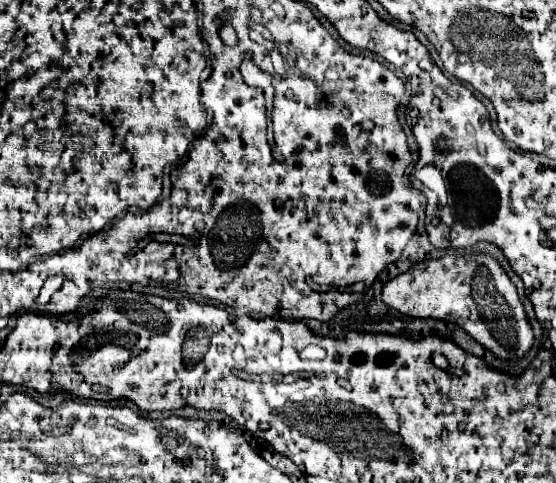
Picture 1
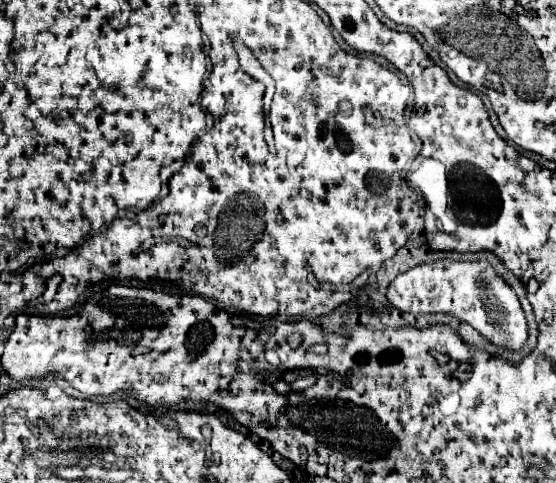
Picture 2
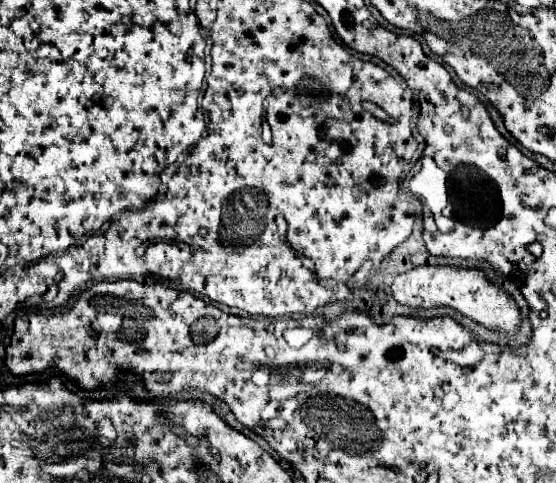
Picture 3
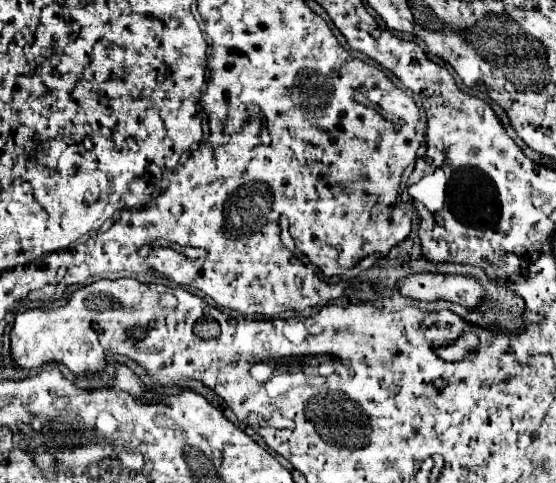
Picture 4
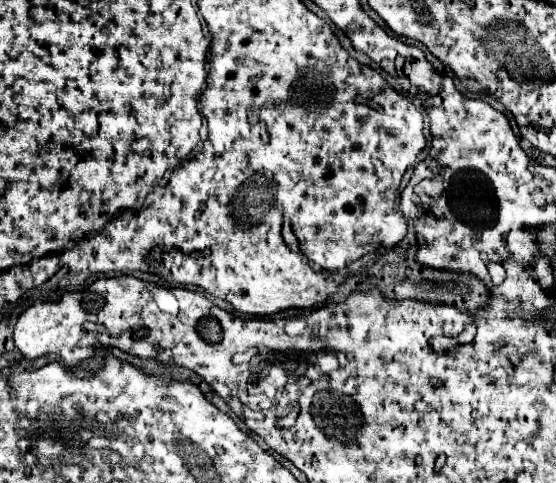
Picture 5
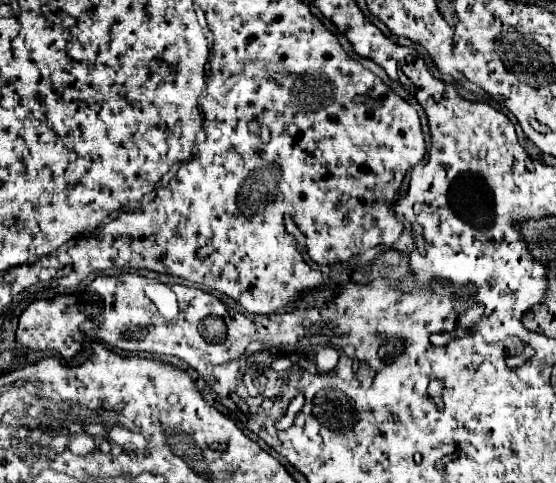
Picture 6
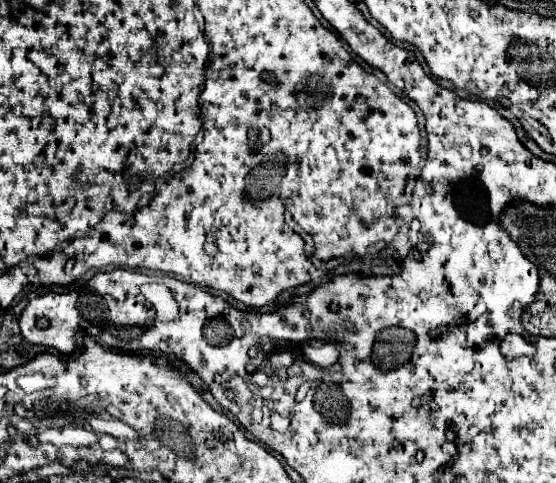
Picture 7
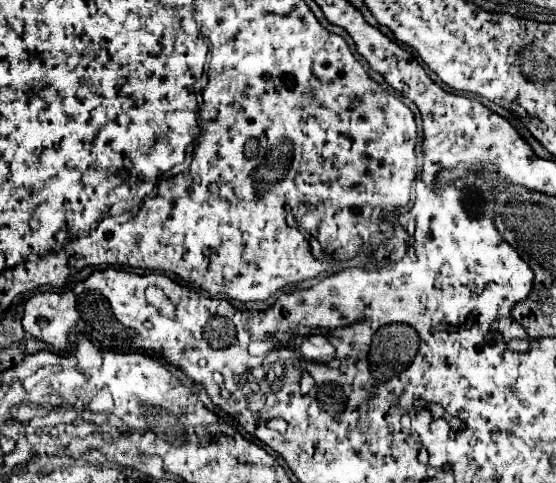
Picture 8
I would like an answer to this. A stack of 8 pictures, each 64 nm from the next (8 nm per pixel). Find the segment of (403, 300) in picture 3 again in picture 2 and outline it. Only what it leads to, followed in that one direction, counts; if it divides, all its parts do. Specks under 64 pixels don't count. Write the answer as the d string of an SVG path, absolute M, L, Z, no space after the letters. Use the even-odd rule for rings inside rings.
M436 260L414 266L392 280L388 288L388 300L392 306L414 314L450 312L458 320L472 324L484 338L502 348L518 350L528 338L528 326L518 296L486 260Z

